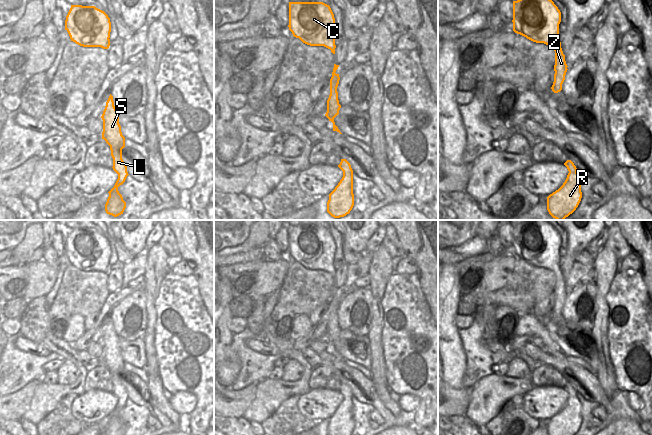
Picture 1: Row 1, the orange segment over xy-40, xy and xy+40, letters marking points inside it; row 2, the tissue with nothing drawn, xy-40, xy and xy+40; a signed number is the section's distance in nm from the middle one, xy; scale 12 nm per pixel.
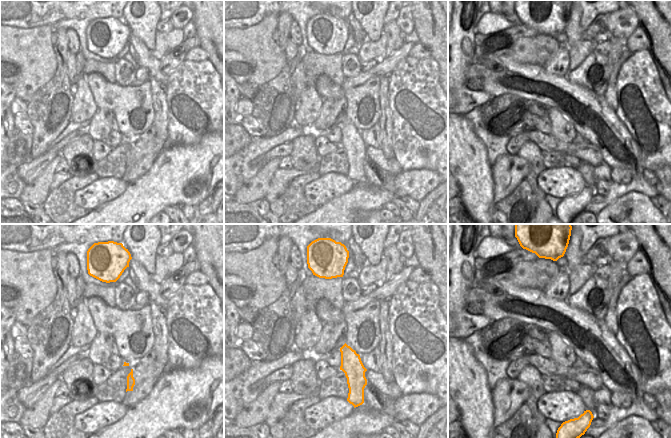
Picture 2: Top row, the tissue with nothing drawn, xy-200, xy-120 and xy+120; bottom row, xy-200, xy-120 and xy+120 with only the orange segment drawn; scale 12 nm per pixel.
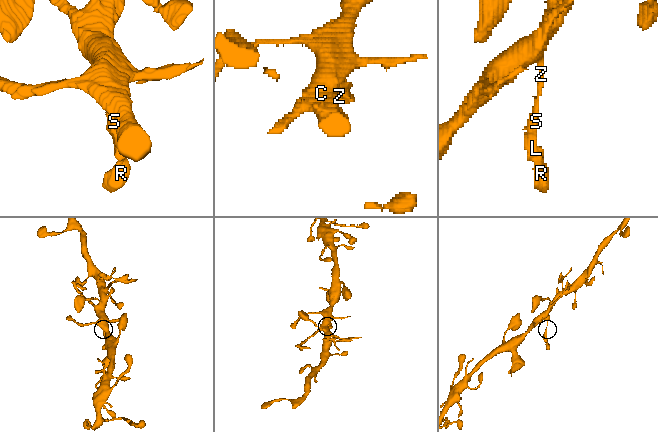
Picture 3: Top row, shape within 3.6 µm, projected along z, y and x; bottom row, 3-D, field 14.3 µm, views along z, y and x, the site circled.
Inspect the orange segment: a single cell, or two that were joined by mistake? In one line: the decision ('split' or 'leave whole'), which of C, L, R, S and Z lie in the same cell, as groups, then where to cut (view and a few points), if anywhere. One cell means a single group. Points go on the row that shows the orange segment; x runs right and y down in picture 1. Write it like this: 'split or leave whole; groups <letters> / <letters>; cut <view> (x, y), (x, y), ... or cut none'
leave whole; groups C L R S Z; cut none

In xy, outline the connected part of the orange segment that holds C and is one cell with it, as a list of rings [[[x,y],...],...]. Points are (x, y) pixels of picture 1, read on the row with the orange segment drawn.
[[[289,2],[289,30],[310,46],[324,46],[335,54],[335,18],[323,2]]]

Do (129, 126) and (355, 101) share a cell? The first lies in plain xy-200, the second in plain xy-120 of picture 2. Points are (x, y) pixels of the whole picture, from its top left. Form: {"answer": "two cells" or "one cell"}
{"answer": "one cell"}

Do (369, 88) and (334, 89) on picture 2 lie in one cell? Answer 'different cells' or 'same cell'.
different cells

